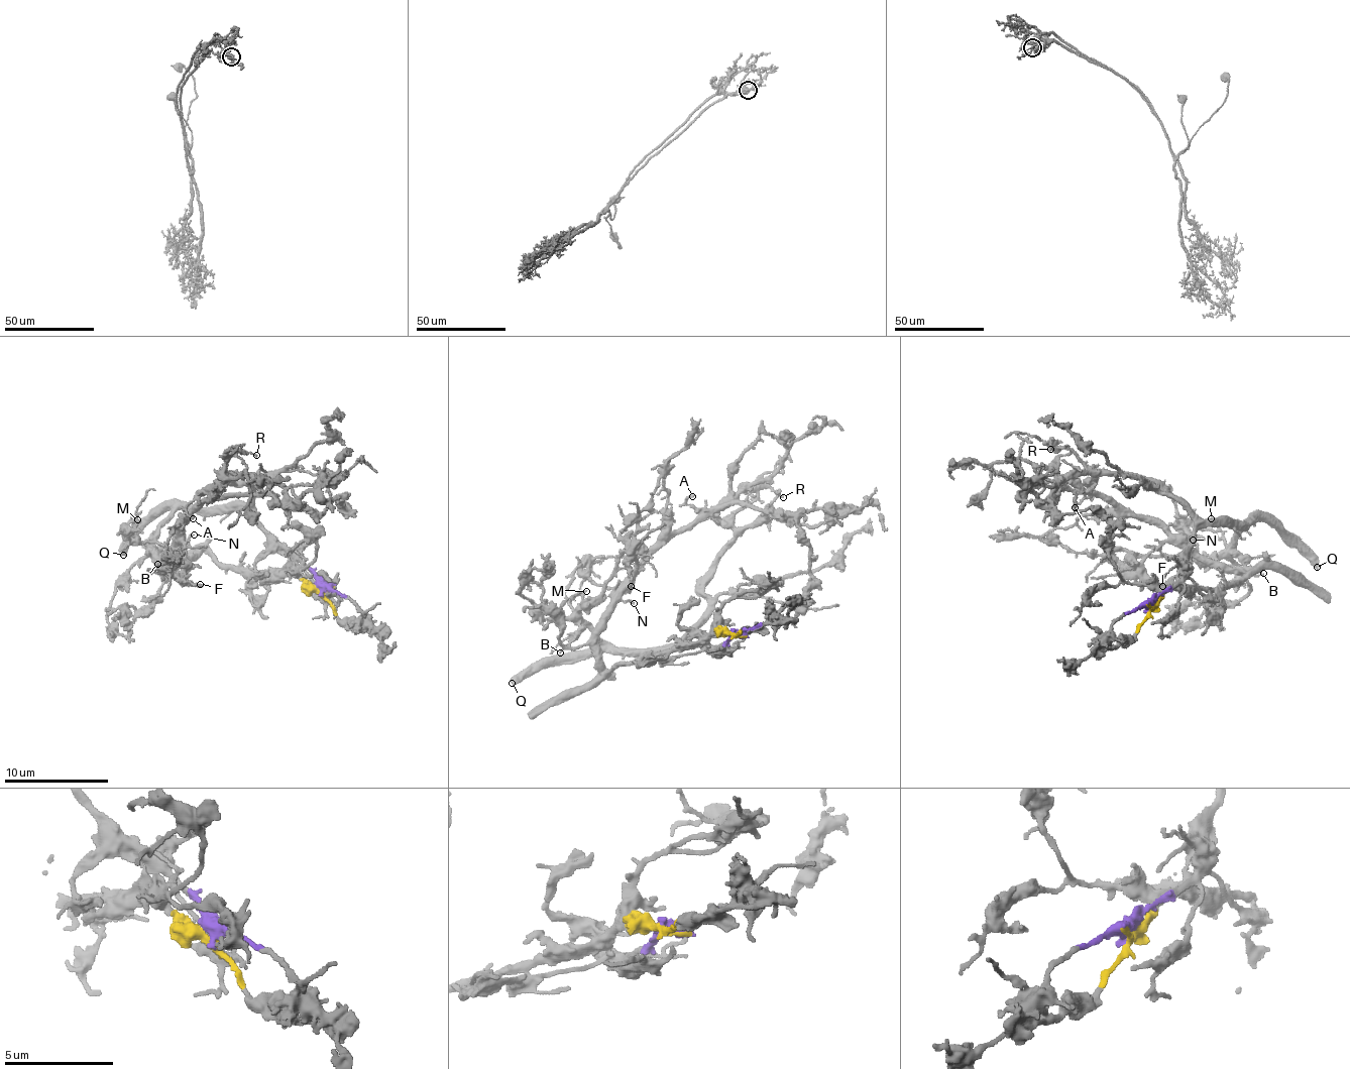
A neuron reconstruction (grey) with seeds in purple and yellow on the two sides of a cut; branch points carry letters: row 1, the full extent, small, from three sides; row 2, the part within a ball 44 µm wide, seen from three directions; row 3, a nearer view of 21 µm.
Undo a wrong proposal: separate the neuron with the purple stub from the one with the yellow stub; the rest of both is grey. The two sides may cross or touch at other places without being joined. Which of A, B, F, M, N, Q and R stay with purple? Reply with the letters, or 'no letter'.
A, B, M, Q, R

